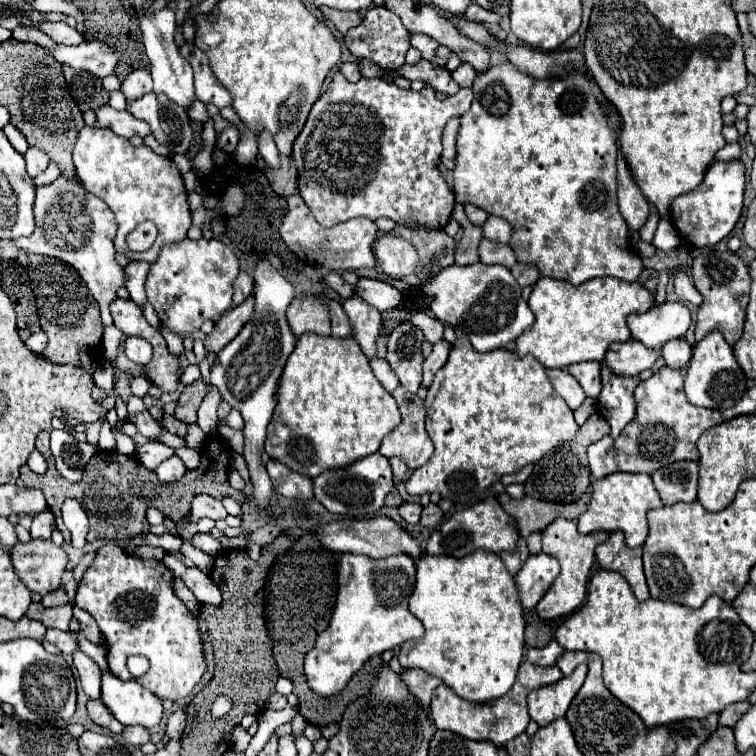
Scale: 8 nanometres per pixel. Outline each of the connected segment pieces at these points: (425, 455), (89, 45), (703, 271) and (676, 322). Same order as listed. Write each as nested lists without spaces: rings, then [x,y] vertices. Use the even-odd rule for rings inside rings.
[[[401,385],[391,393],[397,401],[397,407],[403,415],[401,425],[383,441],[379,449],[387,459],[399,457],[407,463],[409,469],[425,465],[433,455],[433,441],[425,431],[425,405],[415,393],[409,393]]]
[[[83,41],[81,45],[67,47],[67,45],[55,45],[45,47],[45,53],[51,55],[61,65],[69,65],[73,69],[85,69],[97,77],[107,77],[113,73],[113,67],[117,65],[117,55],[107,43],[101,41]]]
[[[701,249],[701,253],[693,259],[691,267],[693,283],[703,295],[703,303],[699,305],[697,313],[697,325],[695,325],[695,337],[697,341],[707,335],[713,329],[719,329],[729,345],[735,345],[743,333],[745,323],[745,309],[749,303],[749,269],[745,261],[731,253],[731,251],[717,251],[717,249]]]
[[[665,301],[657,309],[651,307],[647,313],[631,313],[627,317],[627,327],[631,331],[631,337],[635,341],[641,341],[645,347],[651,347],[651,349],[657,349],[671,339],[683,337],[685,331],[689,329],[689,325],[691,325],[691,313],[689,313],[687,305],[681,303],[681,301],[677,301],[677,303],[667,303]]]

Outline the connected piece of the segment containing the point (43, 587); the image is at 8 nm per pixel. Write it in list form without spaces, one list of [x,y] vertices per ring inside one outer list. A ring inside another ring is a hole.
[[[31,539],[27,543],[17,541],[11,549],[11,561],[17,577],[27,589],[39,595],[57,589],[67,569],[65,549],[51,539]]]

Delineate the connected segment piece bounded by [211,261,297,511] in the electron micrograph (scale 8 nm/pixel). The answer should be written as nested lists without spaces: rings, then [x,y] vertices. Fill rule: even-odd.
[[[259,261],[255,269],[255,313],[251,321],[243,327],[243,331],[223,351],[217,353],[219,365],[211,367],[211,383],[221,391],[223,399],[241,413],[245,421],[243,457],[247,461],[247,469],[253,483],[253,501],[261,511],[267,511],[273,497],[271,479],[261,463],[263,441],[275,409],[275,391],[279,375],[297,343],[285,319],[285,309],[289,307],[293,297],[295,297],[295,287],[281,273],[277,273],[267,261]]]

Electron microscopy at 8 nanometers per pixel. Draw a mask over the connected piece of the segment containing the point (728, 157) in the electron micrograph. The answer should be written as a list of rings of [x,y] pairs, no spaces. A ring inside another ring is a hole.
[[[729,143],[715,155],[715,161],[737,161],[737,159],[741,159],[739,143]]]

